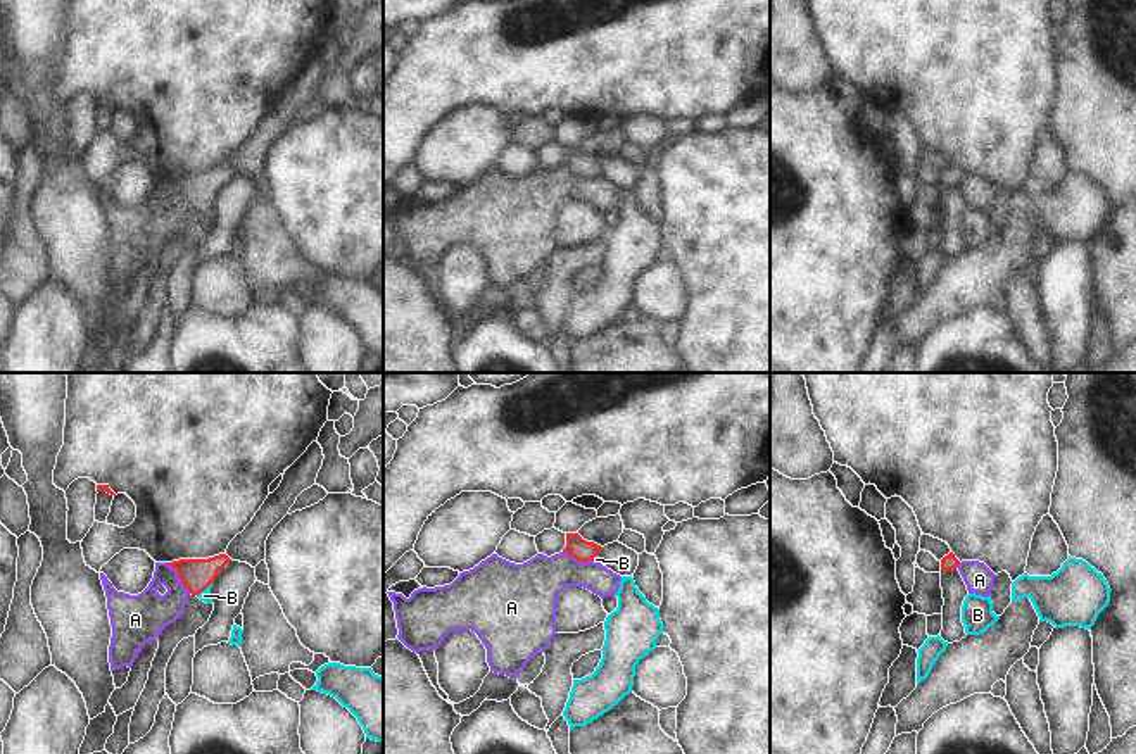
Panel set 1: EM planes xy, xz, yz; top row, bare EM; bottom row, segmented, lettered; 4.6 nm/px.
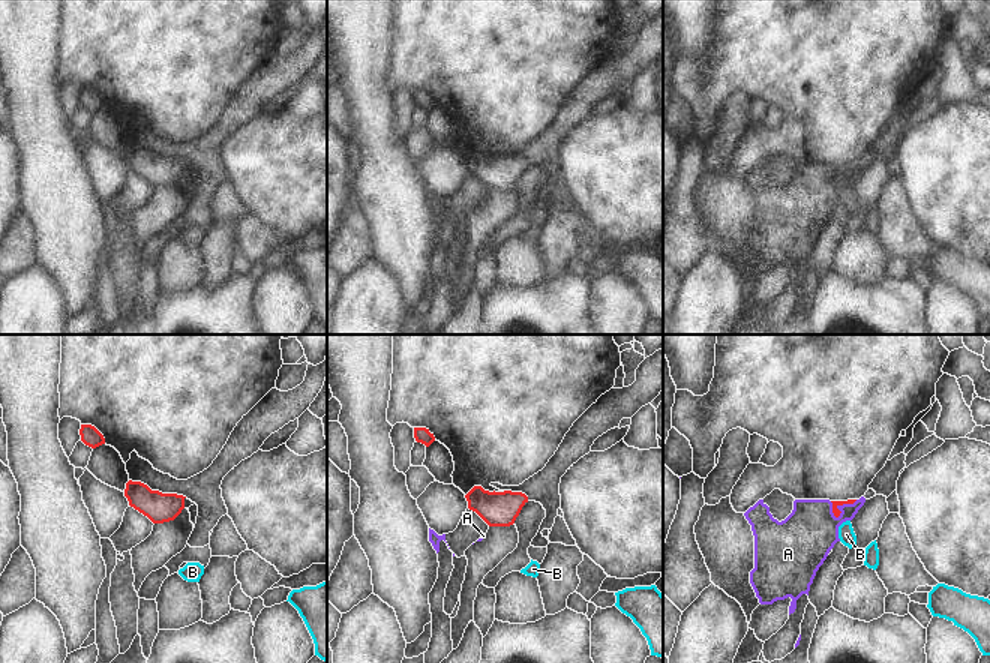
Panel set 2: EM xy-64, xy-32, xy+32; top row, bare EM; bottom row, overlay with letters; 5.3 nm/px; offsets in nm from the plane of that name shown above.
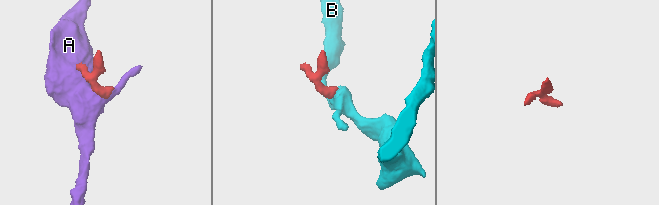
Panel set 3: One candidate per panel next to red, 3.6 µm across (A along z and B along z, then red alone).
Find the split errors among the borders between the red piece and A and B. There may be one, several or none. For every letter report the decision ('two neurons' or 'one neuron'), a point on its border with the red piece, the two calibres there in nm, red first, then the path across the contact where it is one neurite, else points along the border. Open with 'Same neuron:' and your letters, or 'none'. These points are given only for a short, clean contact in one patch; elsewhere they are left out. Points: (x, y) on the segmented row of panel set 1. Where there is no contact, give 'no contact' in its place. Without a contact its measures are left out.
Same neuron: B
A: two neurons | xy (178, 577) | 150/220 nm | along xy (166, 563), (190, 592)
B: one neuron | xy (204, 589) | 150/50 nm | across xy (195, 575), (204, 589), (204, 596)

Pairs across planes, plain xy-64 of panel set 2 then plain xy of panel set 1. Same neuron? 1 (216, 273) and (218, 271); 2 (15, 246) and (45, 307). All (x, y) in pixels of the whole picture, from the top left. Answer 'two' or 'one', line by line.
1: two
2: two

